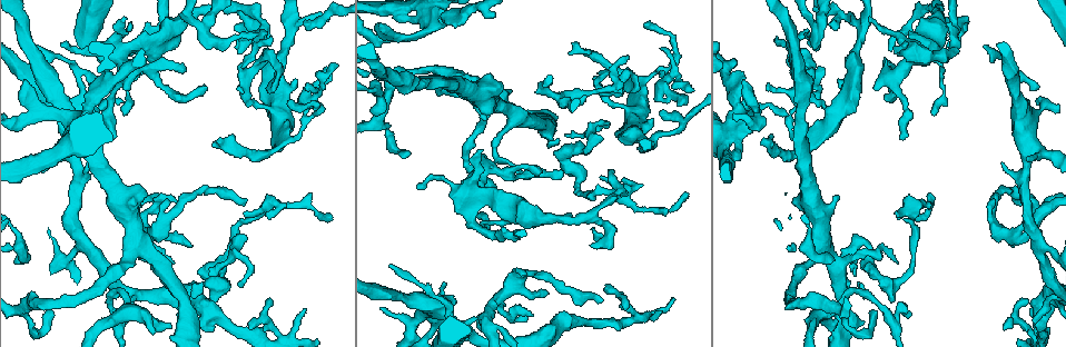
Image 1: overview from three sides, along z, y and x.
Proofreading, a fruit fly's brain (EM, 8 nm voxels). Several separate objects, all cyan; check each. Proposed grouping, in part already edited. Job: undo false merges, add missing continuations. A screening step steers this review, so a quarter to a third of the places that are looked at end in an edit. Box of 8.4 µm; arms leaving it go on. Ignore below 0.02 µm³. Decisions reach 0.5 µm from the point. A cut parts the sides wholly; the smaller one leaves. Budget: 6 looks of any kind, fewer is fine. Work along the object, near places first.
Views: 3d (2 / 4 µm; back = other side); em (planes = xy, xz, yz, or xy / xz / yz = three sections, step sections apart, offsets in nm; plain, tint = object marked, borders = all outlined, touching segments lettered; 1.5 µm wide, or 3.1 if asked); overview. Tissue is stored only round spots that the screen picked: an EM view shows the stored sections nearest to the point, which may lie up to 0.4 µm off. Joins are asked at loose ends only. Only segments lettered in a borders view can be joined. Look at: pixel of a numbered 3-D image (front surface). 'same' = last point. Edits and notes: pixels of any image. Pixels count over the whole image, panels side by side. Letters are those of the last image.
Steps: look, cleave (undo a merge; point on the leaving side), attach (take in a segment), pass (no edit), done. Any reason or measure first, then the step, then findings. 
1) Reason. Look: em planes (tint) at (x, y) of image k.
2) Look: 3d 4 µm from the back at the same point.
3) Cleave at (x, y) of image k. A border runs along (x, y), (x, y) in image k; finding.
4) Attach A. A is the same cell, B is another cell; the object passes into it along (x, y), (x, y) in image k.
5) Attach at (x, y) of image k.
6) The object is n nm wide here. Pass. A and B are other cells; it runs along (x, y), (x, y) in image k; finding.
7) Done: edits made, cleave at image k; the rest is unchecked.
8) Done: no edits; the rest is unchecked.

Branch stops here. Look: em xy step 4 (borders) at (459, 26) of image 1.

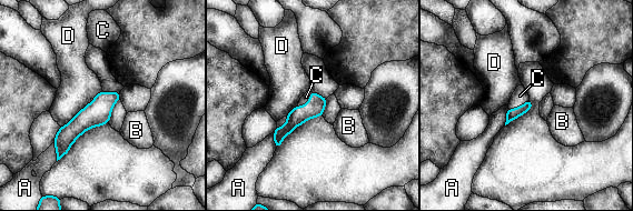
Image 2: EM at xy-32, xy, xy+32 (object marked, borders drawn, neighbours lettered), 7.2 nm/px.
Attach C. C is the same cell, A, B and D are other cells; the cell continues.

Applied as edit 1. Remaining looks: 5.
Sharp bend. Look: 3d 4 µm at (473, 140) of image 1.

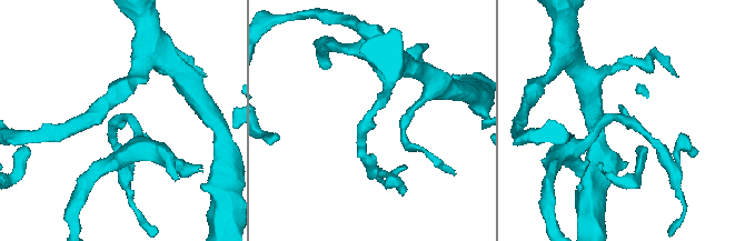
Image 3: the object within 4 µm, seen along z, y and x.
Look: em planes (borders) at (121, 118) of image 3.

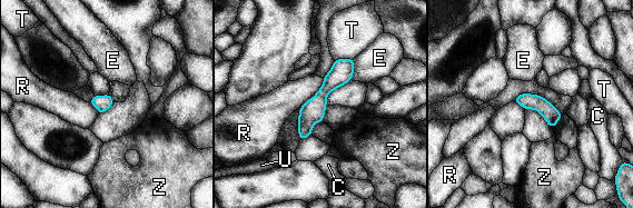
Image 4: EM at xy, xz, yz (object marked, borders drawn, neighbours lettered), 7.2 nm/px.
Pass. C, E, R, T, U and Z are other cells; it runs along (350, 61), (320, 95), (302, 136) in image 4; all the same cell.

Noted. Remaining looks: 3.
An open end. Look: 3d 4 µm at (501, 84) of image 1.

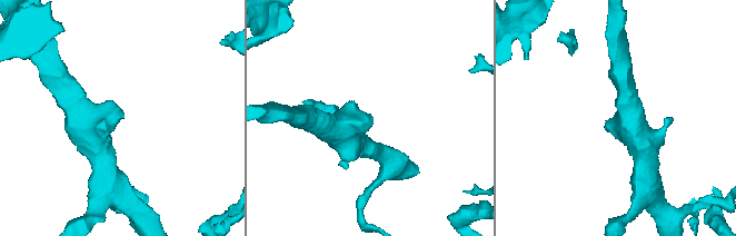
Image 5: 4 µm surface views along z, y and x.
Now the EM. Look: em yz step 8 (plain) at (373, 120) of image 5.

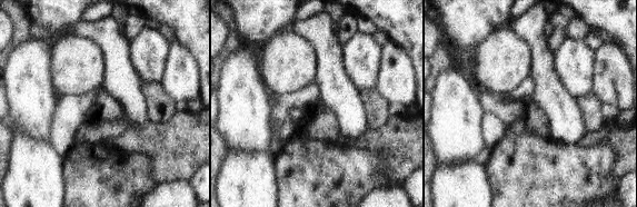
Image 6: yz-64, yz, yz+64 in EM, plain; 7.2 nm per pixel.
What lies round it. Look: em yz step 8 (borders) at the same point.

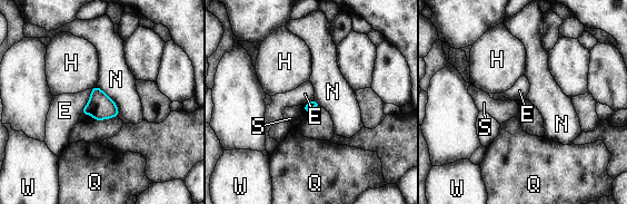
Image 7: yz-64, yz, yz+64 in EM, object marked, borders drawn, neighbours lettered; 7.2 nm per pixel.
Pass. E, H, N, Q, S and W are other cells; a border runs along (96, 86), (80, 113) in image 7; no lettered segment goes on from it.

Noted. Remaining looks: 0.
Done: edits made, attach at image 2; the rest is unchecked.

